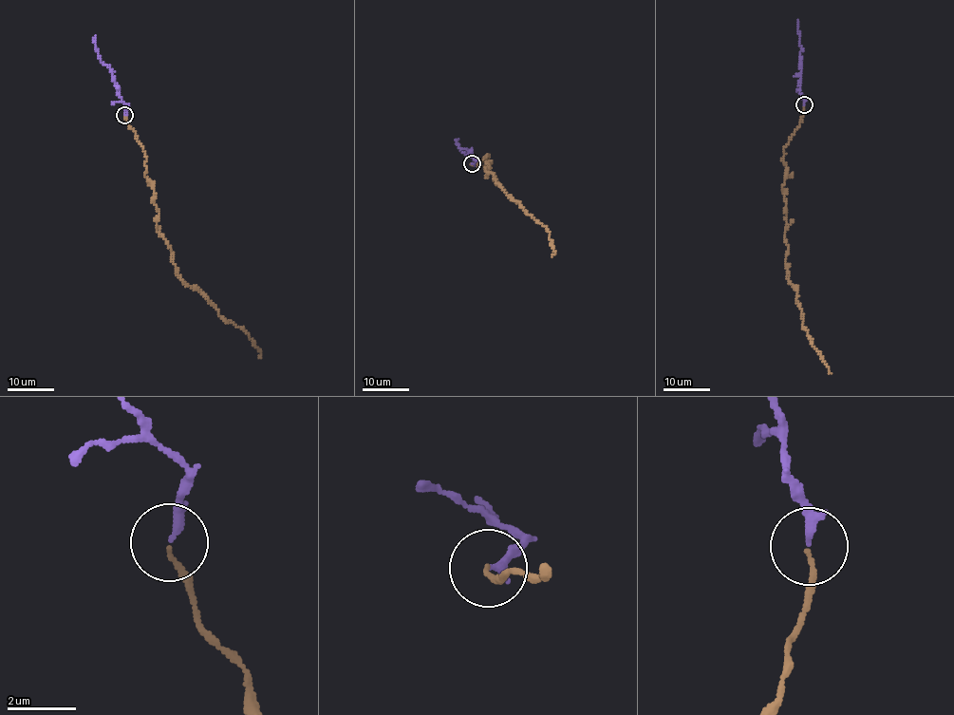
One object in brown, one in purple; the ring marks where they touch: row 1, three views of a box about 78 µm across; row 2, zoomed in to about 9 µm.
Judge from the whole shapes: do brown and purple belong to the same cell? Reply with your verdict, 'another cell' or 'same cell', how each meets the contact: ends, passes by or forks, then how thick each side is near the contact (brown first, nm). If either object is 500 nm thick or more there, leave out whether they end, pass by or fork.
same cell; brown ends there; purple passes by; 130 nm thick on the brown side, 160 nm on the other

